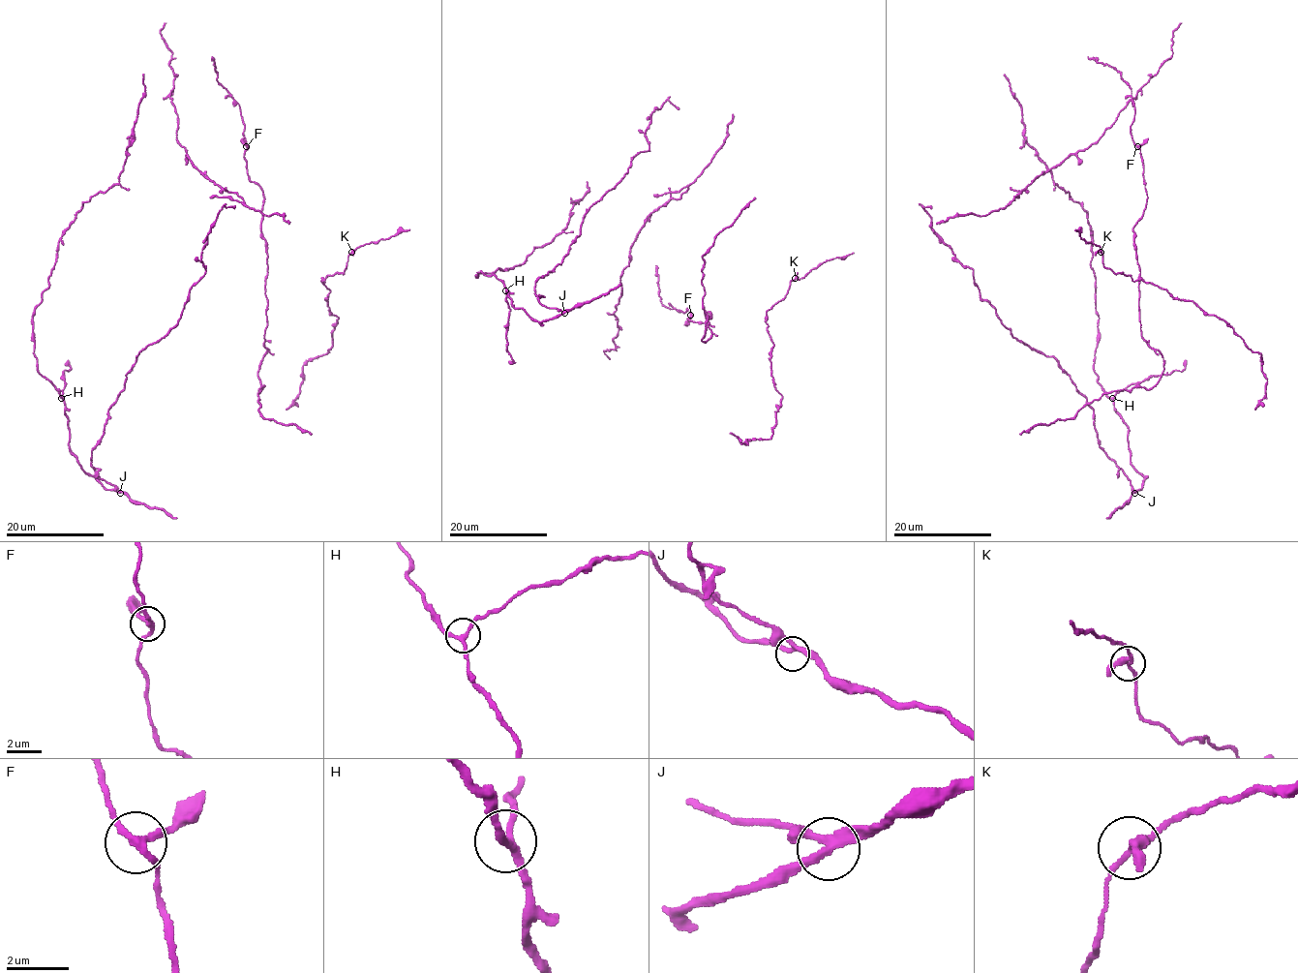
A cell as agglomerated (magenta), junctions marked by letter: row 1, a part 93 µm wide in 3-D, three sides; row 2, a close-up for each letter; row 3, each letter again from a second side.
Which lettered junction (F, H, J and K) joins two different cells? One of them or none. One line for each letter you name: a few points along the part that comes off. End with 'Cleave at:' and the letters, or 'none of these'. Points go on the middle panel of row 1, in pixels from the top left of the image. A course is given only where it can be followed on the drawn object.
Cleave at: none of these

